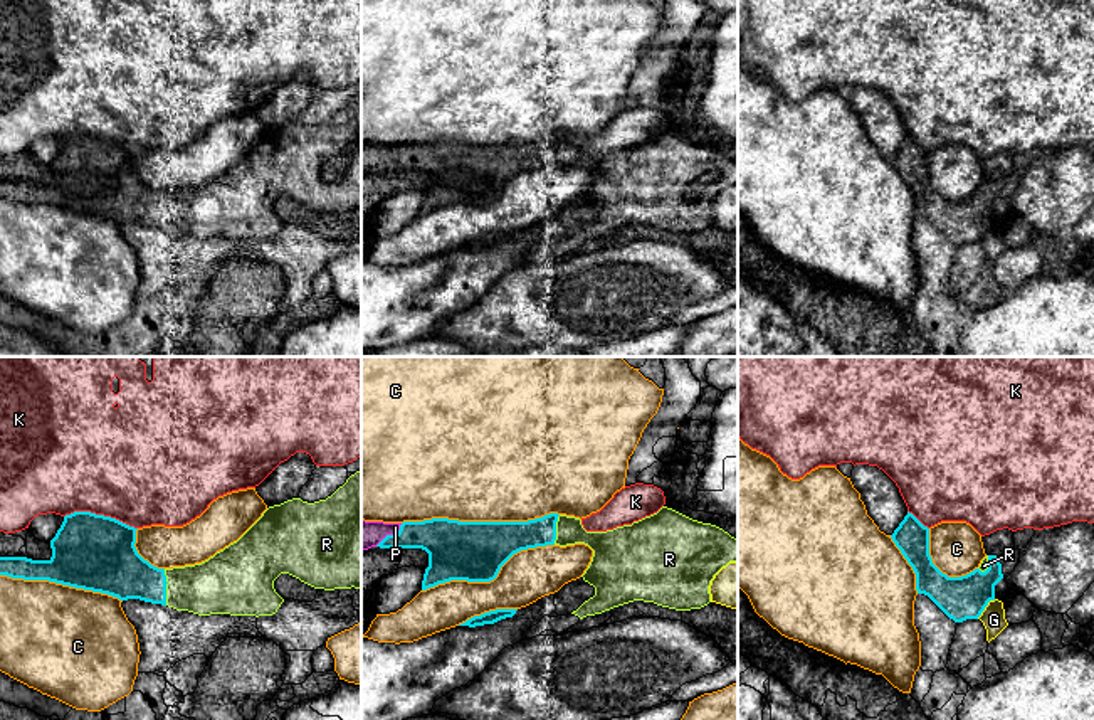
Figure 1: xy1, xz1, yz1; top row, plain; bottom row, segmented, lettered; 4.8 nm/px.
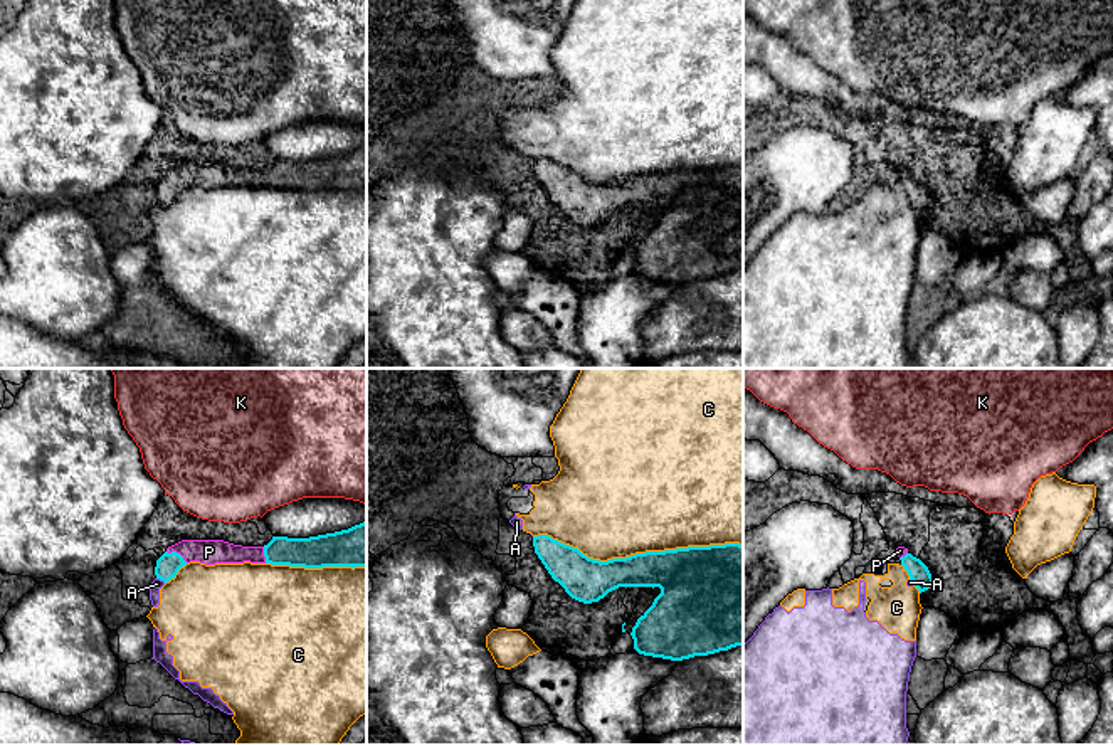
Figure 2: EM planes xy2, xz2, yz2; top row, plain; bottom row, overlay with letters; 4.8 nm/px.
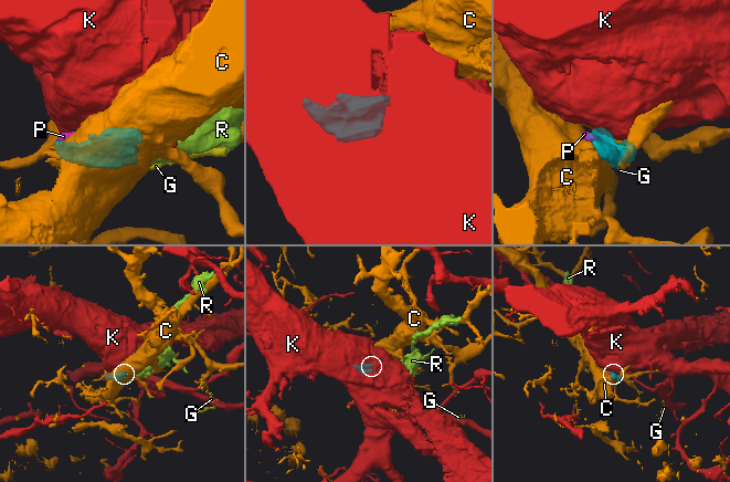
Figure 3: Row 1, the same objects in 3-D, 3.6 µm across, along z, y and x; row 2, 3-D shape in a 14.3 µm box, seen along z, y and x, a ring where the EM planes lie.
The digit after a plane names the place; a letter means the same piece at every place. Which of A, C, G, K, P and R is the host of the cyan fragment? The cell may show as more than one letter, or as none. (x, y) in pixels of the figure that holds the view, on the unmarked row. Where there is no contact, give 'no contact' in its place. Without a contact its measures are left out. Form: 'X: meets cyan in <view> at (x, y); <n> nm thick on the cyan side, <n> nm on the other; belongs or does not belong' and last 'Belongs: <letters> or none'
A: meets cyan in xy2 at (162, 202); 110 nm thick on the cyan side, 60 nm on the other; does not belong
C: meets cyan in xz2 at (638, 177); 280 nm thick on the cyan side, 500 nm on the other; does not belong
G: meets cyan in yz1 at (985, 229); 220 nm thick on the cyan side, 110 nm on the other; does not belong
K: meets cyan in xy1 at (101, 138); 360 nm thick on the cyan side, 500 nm on the other; does not belong
P: meets cyan in xz1 at (390, 158); 200 nm thick on the cyan side, 130 nm on the other; belongs
R: meets cyan in xy1 at (165, 211); 260 nm thick on the cyan side, 280 nm on the other; belongs
Belongs: P, R

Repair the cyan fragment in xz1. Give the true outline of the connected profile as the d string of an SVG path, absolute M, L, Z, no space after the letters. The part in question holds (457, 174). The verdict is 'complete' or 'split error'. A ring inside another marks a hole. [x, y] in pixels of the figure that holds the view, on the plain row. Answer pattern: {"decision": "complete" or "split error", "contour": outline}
{"decision": "split error", "contour": "M672 131L632 148L607 155L586 155L580 141L550 136L528 145L459 145L432 141L423 145L383 146L361 143L361 172L422 172L429 177L422 214L450 204L491 205L518 175L546 168L585 167L593 173L581 199L595 210L595 219L571 237L580 242L613 230L644 224L676 234L701 232L711 225L709 209L729 185L738 185L738 161L723 151L692 143Z"}

